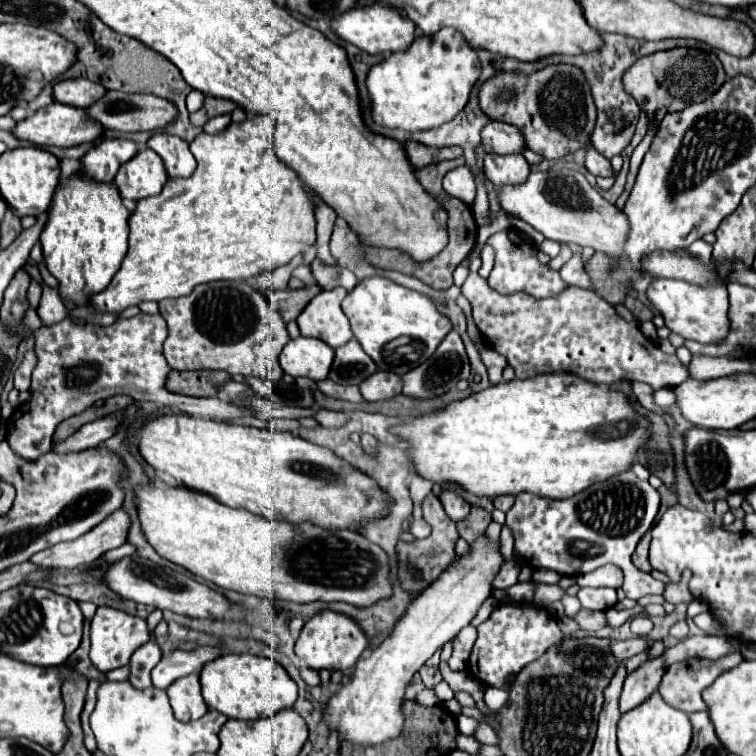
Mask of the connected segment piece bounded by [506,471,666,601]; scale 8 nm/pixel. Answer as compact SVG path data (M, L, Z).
M624 471L568 499L542 499L522 493L506 513L506 525L514 533L514 549L524 557L528 567L544 567L574 577L612 563L624 571L622 591L628 599L636 601L648 593L662 595L666 587L650 573L642 573L632 565L632 553L642 535L652 527L658 507L658 491L648 481L640 481L632 471Z

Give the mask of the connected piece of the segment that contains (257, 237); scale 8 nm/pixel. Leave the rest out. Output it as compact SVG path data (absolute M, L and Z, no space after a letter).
M258 115L258 117L250 117L246 119L244 123L240 125L230 125L226 131L222 131L220 135L208 135L208 133L200 133L192 143L190 143L190 151L194 153L196 161L198 161L198 167L196 171L190 175L190 177L176 177L176 179L168 179L168 183L164 185L162 193L156 195L156 197L146 197L146 199L140 199L136 203L136 209L129 218L129 237L128 237L128 252L124 261L122 261L122 267L120 271L116 273L116 277L112 279L112 283L96 293L96 295L90 295L88 297L88 307L94 311L94 313L122 313L126 307L132 307L132 305L138 305L142 301L162 301L162 299L178 299L178 297L184 297L184 295L190 295L190 291L196 287L196 285L202 285L202 283L210 283L210 281L244 281L244 279L250 279L254 275L258 275L260 271L272 271L284 263L288 263L292 257L300 255L302 253L302 247L308 245L308 243L314 243L316 241L316 219L314 219L314 207L308 199L308 195L304 193L302 189L302 183L298 179L298 175L288 167L284 165L270 141L268 141L268 133L272 131L274 127L274 119L268 117L268 115Z

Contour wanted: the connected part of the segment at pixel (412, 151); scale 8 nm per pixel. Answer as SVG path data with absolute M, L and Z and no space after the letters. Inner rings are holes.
M406 141L404 143L404 151L408 155L408 161L414 169L422 169L430 163L440 163L444 159L456 159L462 155L462 149L460 147L442 147L442 149L436 149L436 147L426 147L422 143L416 143L416 141Z

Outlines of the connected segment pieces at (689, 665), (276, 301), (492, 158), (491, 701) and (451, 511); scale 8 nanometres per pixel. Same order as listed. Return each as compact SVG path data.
M734 651L730 655L724 655L722 659L702 659L702 657L690 657L688 661L684 661L682 665L680 663L674 663L668 667L668 671L664 673L662 677L662 683L660 683L660 695L664 697L664 701L668 701L672 707L680 709L680 711L686 711L686 713L694 713L694 711L706 711L706 703L702 699L702 691L714 683L714 679L736 667L738 663L742 661L742 655L740 651Z
M312 285L312 287L304 287L304 289L286 289L286 291L268 291L266 297L268 301L280 309L284 321L292 321L300 315L300 311L320 293L322 289Z
M484 155L484 173L496 185L506 183L522 183L528 173L530 165L522 155Z
M486 687L486 695L484 701L490 707L490 711L498 711L508 699L508 691L506 689L496 689L496 687Z
M442 491L440 501L442 501L442 505L444 505L444 511L448 513L448 517L450 517L454 523L464 521L464 519L468 517L468 513L470 513L470 505L468 505L460 495L456 495L456 493L452 493L452 491Z

